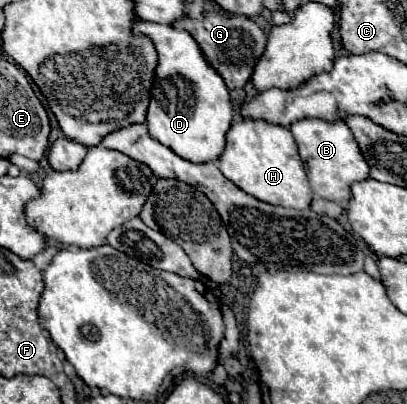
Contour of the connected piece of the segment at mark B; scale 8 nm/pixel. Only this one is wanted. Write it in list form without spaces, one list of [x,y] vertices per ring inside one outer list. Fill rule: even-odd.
[[[306,118],[292,124],[290,132],[294,134],[294,140],[300,150],[300,158],[306,168],[306,178],[312,186],[312,190],[326,200],[334,200],[342,206],[346,206],[352,198],[350,186],[352,182],[360,182],[370,178],[370,166],[352,134],[352,130],[344,124],[330,124],[318,118]]]

